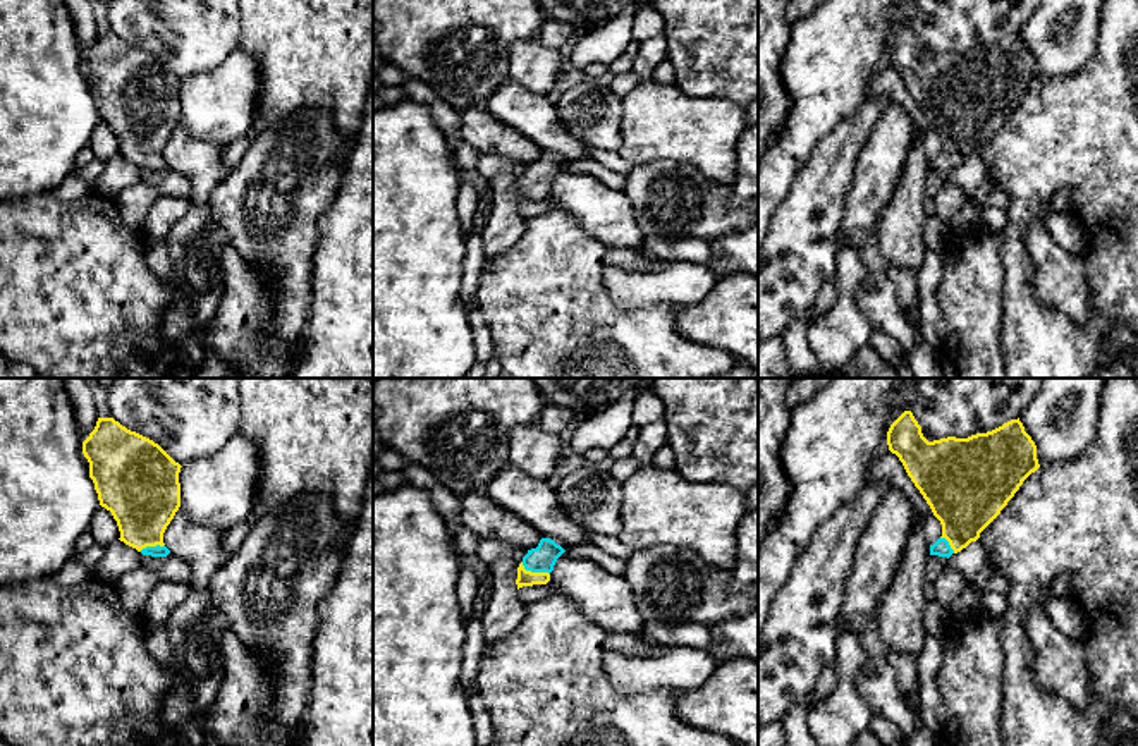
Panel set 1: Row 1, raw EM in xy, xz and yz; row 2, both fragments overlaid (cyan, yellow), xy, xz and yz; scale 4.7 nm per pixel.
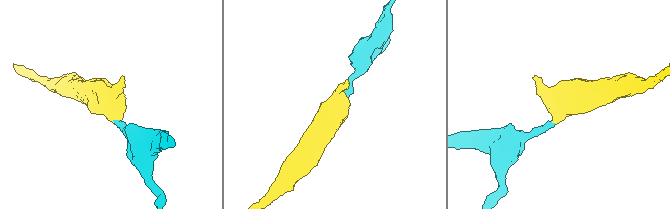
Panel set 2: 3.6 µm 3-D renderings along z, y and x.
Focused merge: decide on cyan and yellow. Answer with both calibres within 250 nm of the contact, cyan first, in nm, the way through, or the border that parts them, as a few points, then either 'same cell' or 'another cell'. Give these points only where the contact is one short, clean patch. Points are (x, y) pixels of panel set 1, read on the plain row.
130/80 nm | across xz (542, 174), (535, 186), (525, 193) | same cell

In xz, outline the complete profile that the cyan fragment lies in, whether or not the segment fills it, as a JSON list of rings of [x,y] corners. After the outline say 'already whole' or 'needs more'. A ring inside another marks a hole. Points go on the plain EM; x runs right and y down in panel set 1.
[[[541,153],[536,163],[528,165],[517,182],[517,205],[523,201],[547,199],[557,174],[566,165],[550,153]]]; needs more

